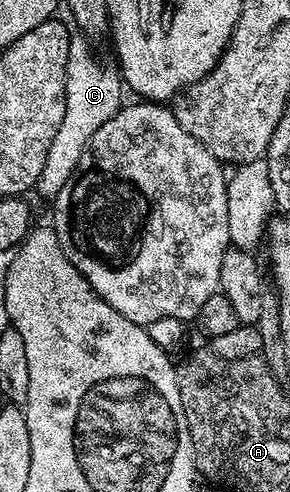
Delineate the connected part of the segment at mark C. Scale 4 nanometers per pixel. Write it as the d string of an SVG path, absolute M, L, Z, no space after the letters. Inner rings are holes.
M72 32L69 43L69 63L67 64L67 82L65 83L65 119L61 119L61 128L53 135L53 143L49 147L49 159L45 159L45 167L41 170L41 179L37 193L47 199L53 199L69 183L79 160L93 135L97 135L100 127L105 127L109 119L119 112L124 104L125 86L118 68L102 65L91 50L92 42L82 33Z

